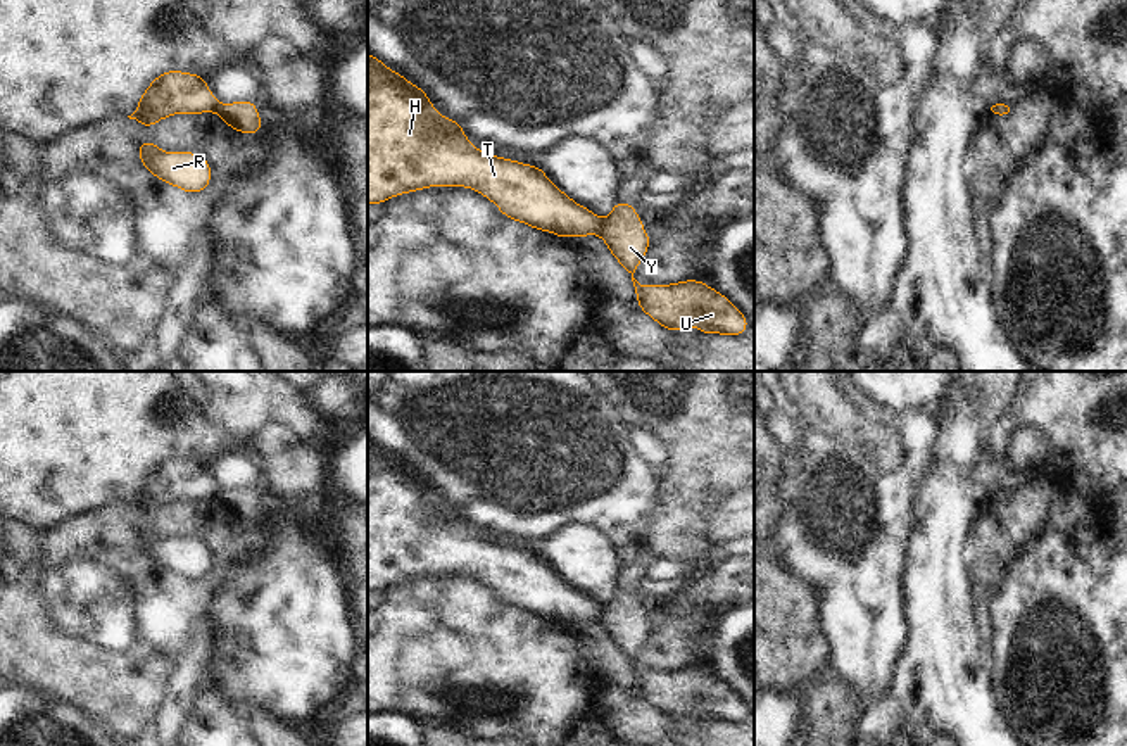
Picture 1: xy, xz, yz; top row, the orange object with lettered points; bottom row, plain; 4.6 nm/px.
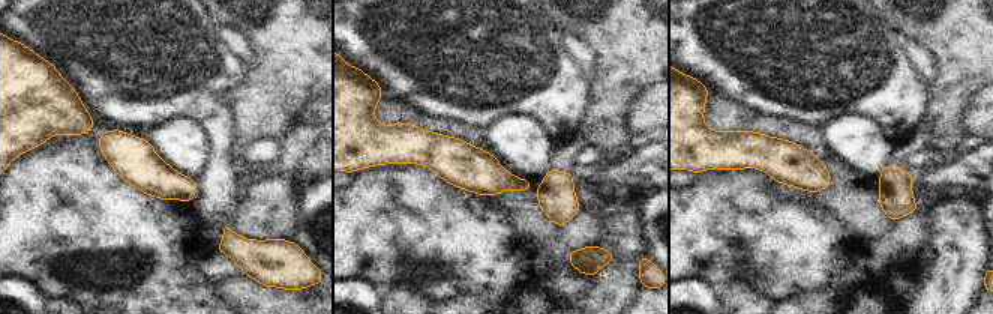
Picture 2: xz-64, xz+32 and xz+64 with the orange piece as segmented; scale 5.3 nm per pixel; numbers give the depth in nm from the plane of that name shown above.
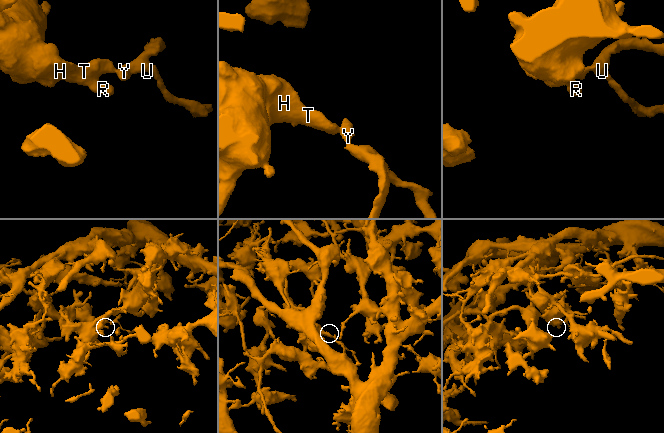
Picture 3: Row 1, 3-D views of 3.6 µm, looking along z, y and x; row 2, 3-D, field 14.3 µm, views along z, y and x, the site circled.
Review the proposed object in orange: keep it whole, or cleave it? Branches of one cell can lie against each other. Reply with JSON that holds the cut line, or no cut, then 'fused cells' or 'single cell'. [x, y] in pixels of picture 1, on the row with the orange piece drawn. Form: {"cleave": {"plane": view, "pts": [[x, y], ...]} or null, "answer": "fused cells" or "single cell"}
{"cleave": {"plane": "xz", "pts": [[604, 218], [599, 233]]}, "answer": "fused cells"}

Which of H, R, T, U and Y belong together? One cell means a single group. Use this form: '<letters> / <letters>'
H R T / U Y

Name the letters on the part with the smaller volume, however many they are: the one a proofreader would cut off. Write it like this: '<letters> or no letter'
U, Y

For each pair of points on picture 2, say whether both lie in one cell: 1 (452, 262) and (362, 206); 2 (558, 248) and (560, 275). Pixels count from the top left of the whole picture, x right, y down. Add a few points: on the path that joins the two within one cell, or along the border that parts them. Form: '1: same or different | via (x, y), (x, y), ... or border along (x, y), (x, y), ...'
1: same | via (429, 239), (423, 233), (404, 226), (384, 226)
2: different | border along (567, 262), (557, 265)

